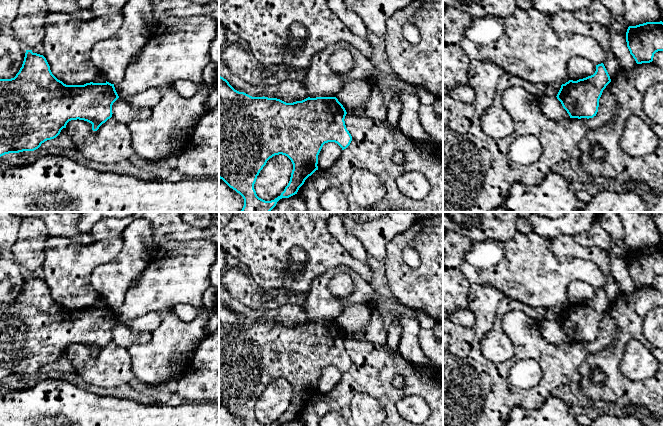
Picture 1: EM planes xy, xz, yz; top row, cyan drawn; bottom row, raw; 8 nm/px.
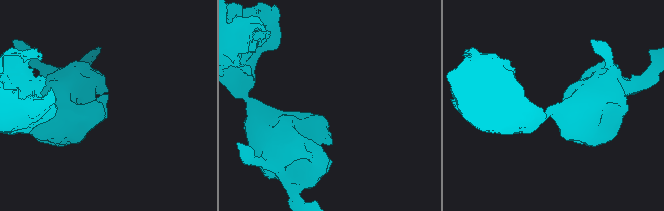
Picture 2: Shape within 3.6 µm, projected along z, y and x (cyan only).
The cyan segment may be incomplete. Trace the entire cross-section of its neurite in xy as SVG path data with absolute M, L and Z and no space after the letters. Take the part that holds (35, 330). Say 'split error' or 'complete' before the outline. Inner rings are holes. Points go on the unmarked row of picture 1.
complete; M26 274L24 285L14 302L0 303L0 381L9 377L34 375L47 364L56 362L71 344L84 344L92 348L92 354L112 341L112 329L119 322L114 308L86 307L84 309L66 309L51 296L43 279Z

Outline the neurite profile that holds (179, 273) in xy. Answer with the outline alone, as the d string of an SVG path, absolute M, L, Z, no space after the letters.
M171 240L158 246L156 255L140 272L137 283L128 287L123 303L115 308L121 323L126 323L145 314L173 308L176 304L190 304L201 314L205 310L203 294L211 286L210 271L215 262L218 247L209 240Z

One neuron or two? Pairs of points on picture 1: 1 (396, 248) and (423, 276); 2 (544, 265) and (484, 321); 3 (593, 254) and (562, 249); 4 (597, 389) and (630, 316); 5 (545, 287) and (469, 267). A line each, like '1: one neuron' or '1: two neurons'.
1: one neuron
2: two neurons
3: one neuron
4: one neuron
5: one neuron

